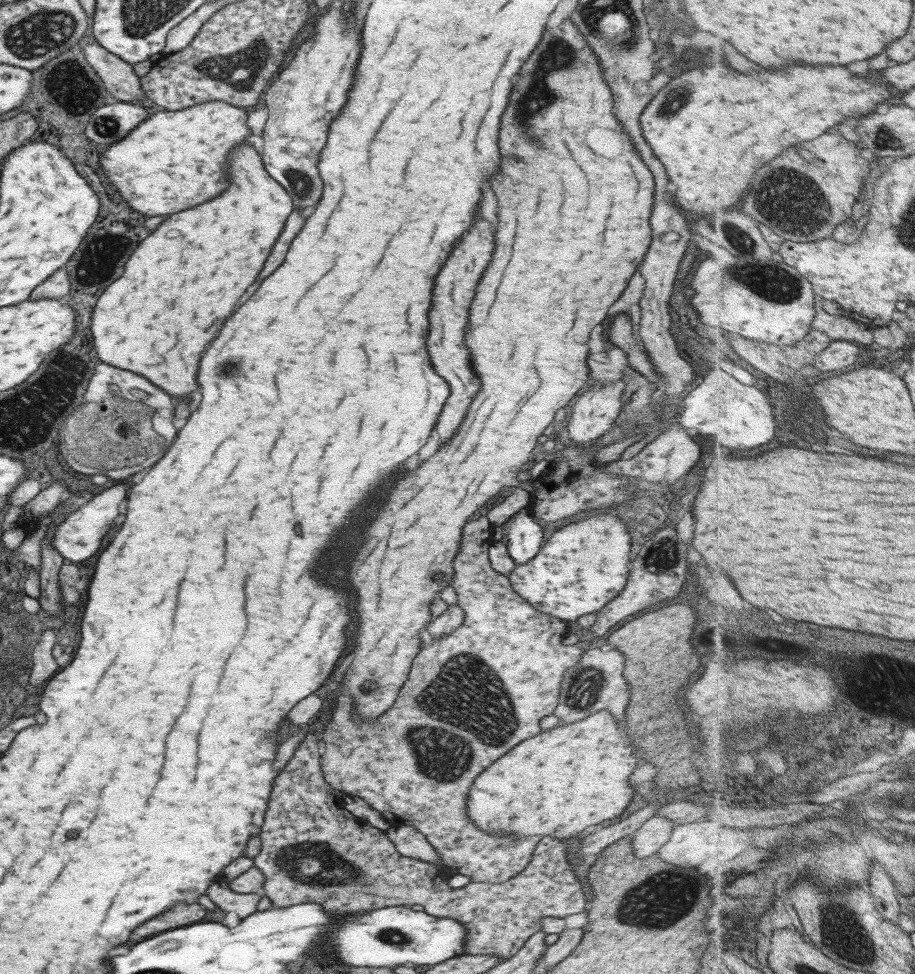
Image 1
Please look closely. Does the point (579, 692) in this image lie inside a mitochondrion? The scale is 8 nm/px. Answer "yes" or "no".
yes

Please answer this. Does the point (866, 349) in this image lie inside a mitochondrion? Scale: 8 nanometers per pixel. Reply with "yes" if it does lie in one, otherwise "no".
no

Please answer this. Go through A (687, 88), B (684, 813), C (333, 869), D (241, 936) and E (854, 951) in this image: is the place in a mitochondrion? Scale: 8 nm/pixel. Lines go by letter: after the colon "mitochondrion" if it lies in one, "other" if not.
A: mitochondrion
B: other
C: mitochondrion
D: other
E: mitochondrion

